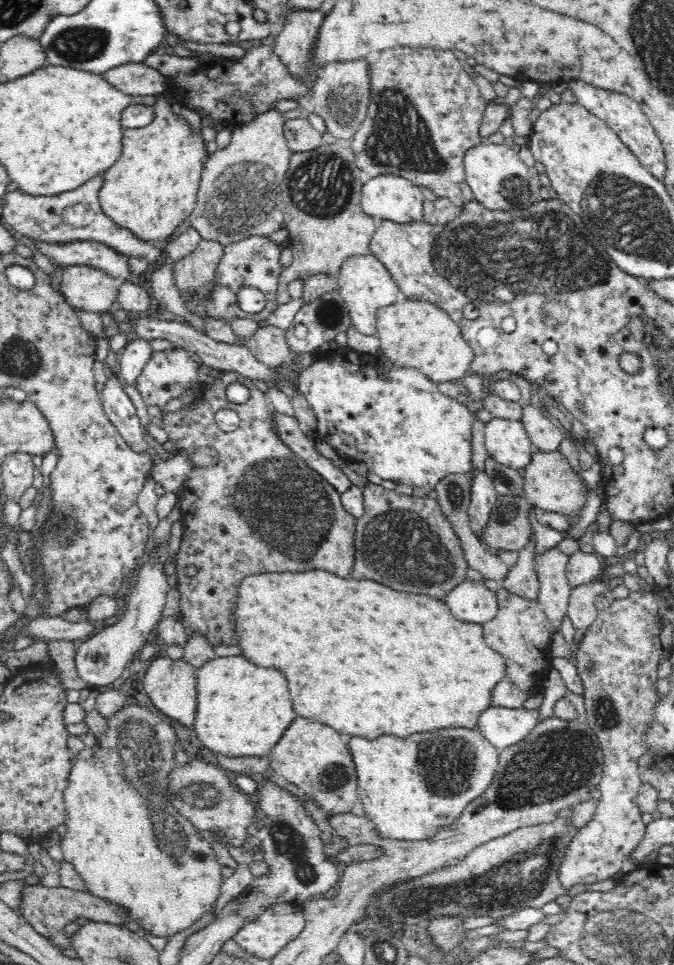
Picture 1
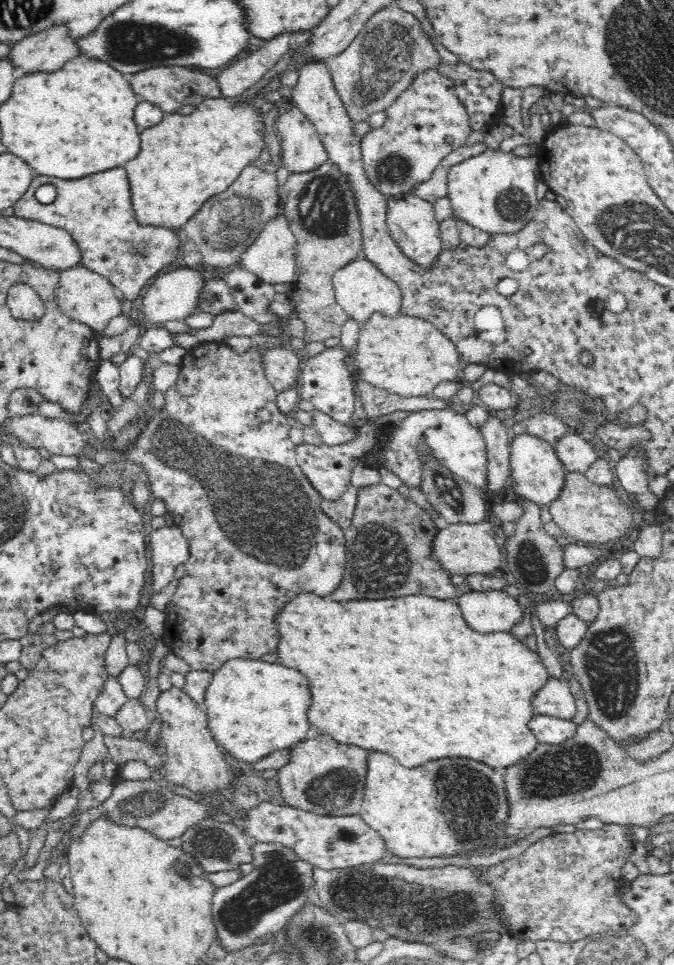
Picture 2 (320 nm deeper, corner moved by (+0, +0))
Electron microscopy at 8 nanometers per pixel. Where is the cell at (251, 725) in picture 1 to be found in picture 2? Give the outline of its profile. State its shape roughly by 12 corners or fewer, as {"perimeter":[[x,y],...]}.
{"perimeter":[[235,658],[203,704],[216,742],[258,762],[310,728],[308,680]]}

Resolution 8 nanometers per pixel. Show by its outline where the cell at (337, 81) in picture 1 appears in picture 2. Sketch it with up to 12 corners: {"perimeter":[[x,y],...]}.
{"perimeter":[[391,4],[327,61],[357,123],[388,110],[440,58]]}

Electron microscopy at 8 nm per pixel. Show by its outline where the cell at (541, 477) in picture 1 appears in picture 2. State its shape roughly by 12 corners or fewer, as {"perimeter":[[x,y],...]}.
{"perimeter":[[567,474],[549,511],[574,543],[609,546],[635,530],[616,489]]}

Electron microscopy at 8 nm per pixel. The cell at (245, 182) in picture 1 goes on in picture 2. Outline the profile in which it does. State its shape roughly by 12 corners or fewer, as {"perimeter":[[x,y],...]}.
{"perimeter":[[250,165],[180,228],[204,266],[232,266],[280,215],[273,173]]}

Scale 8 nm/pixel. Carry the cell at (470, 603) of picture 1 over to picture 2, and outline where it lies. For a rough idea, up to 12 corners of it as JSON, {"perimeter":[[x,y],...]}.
{"perimeter":[[469,591],[456,599],[482,634],[510,633],[524,607],[506,591]]}

